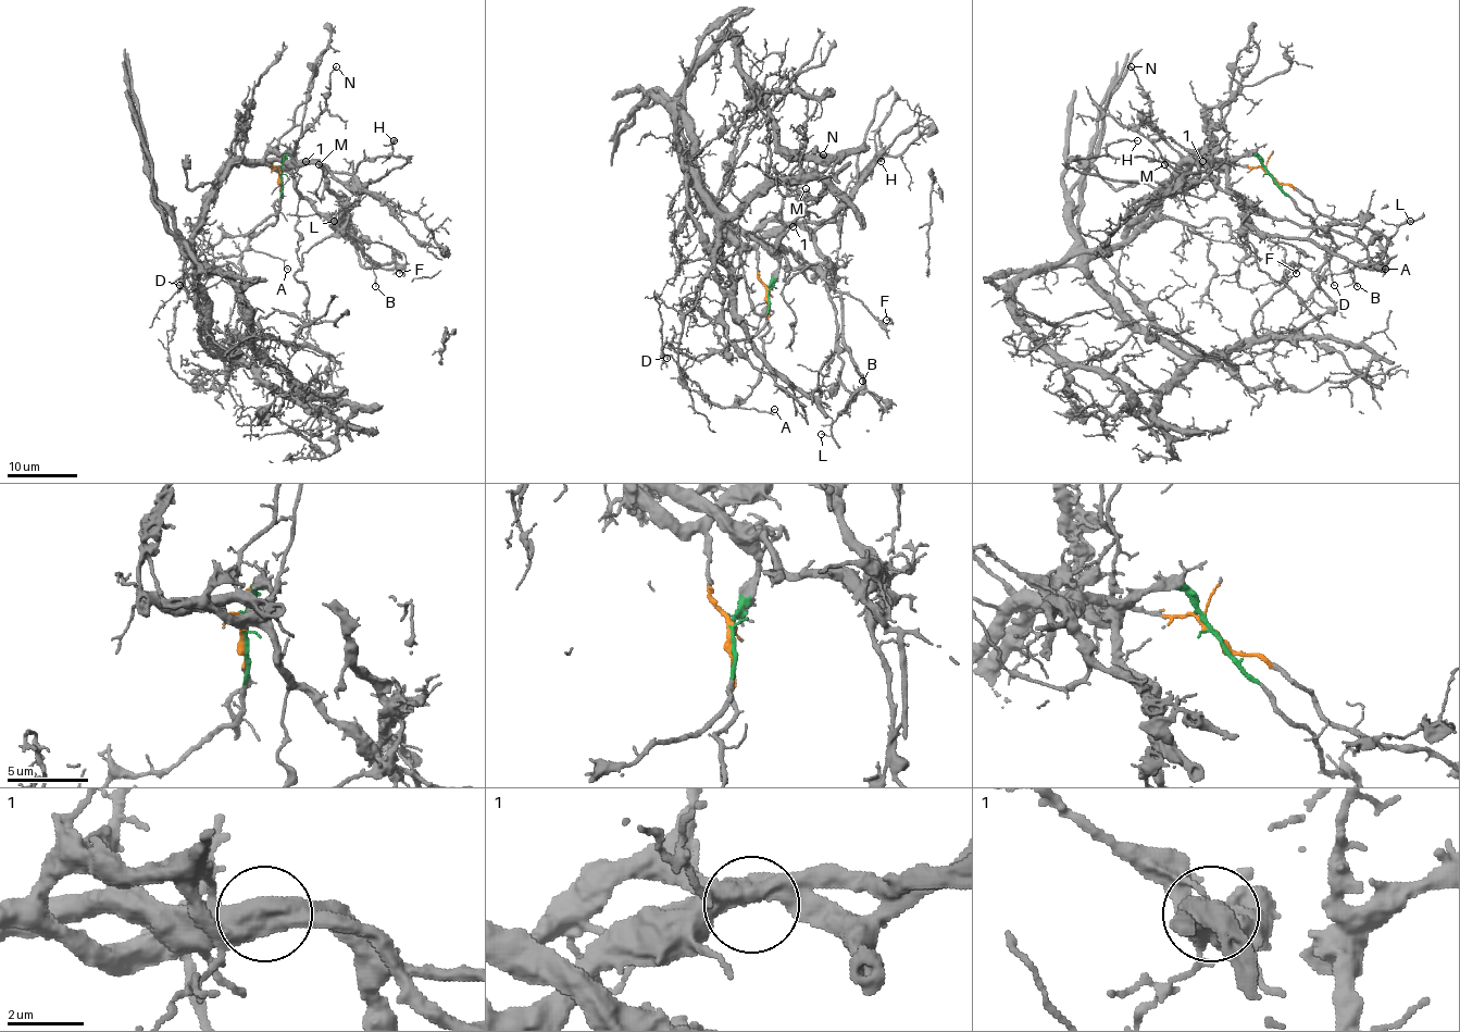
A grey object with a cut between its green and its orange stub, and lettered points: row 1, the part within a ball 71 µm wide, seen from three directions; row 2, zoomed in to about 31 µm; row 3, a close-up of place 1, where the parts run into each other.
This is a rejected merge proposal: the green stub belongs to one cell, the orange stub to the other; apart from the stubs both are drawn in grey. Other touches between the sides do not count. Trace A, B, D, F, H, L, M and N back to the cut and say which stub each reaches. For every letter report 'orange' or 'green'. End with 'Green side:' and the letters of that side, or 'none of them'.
A: orange
B: green
D: orange
F: green
H: orange
L: green
M: orange
N: green
Green side: B, F, L, N

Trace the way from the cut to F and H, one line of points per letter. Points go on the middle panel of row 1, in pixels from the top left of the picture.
F: (768, 295), (780, 252), (794, 269), (815, 269), (838, 291), (858, 298), (884, 325), (893, 323), (886, 320)
H: (766, 295), (759, 244), (789, 226), (818, 227), (833, 213), (873, 158), (878, 131), (881, 161)

